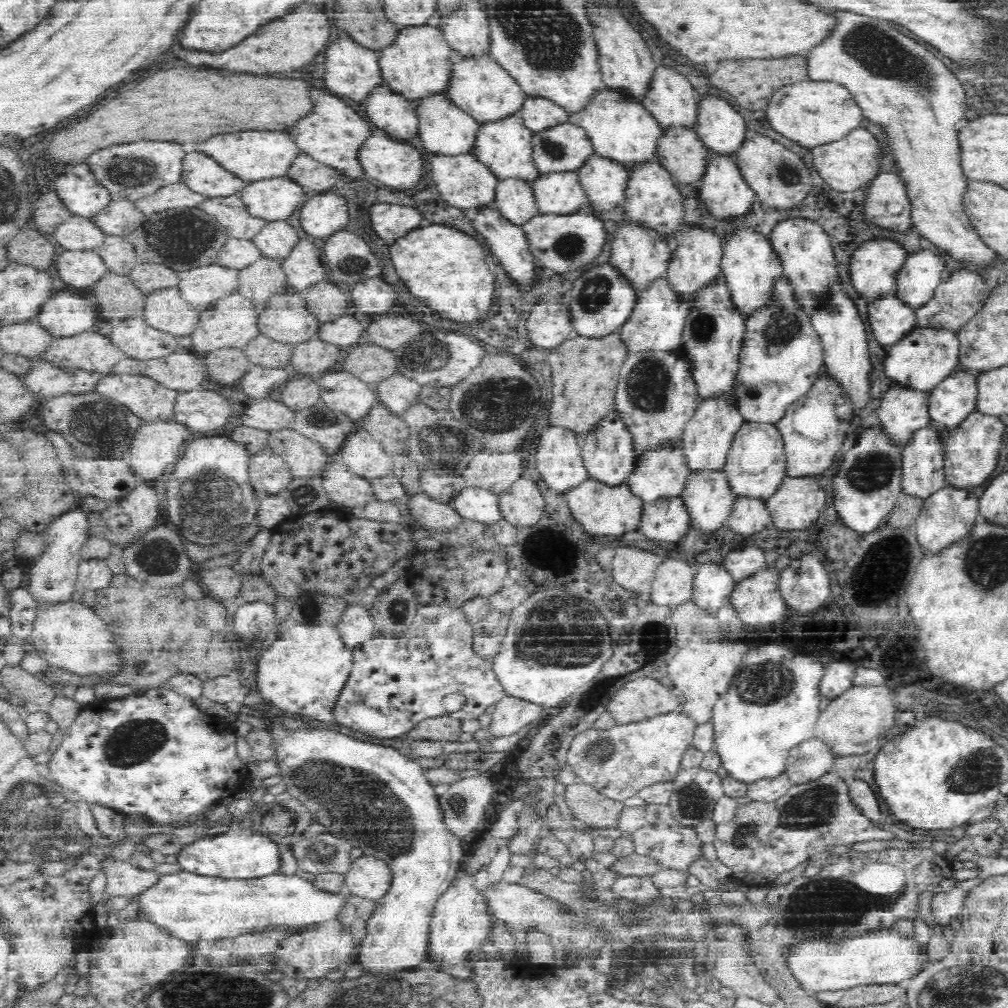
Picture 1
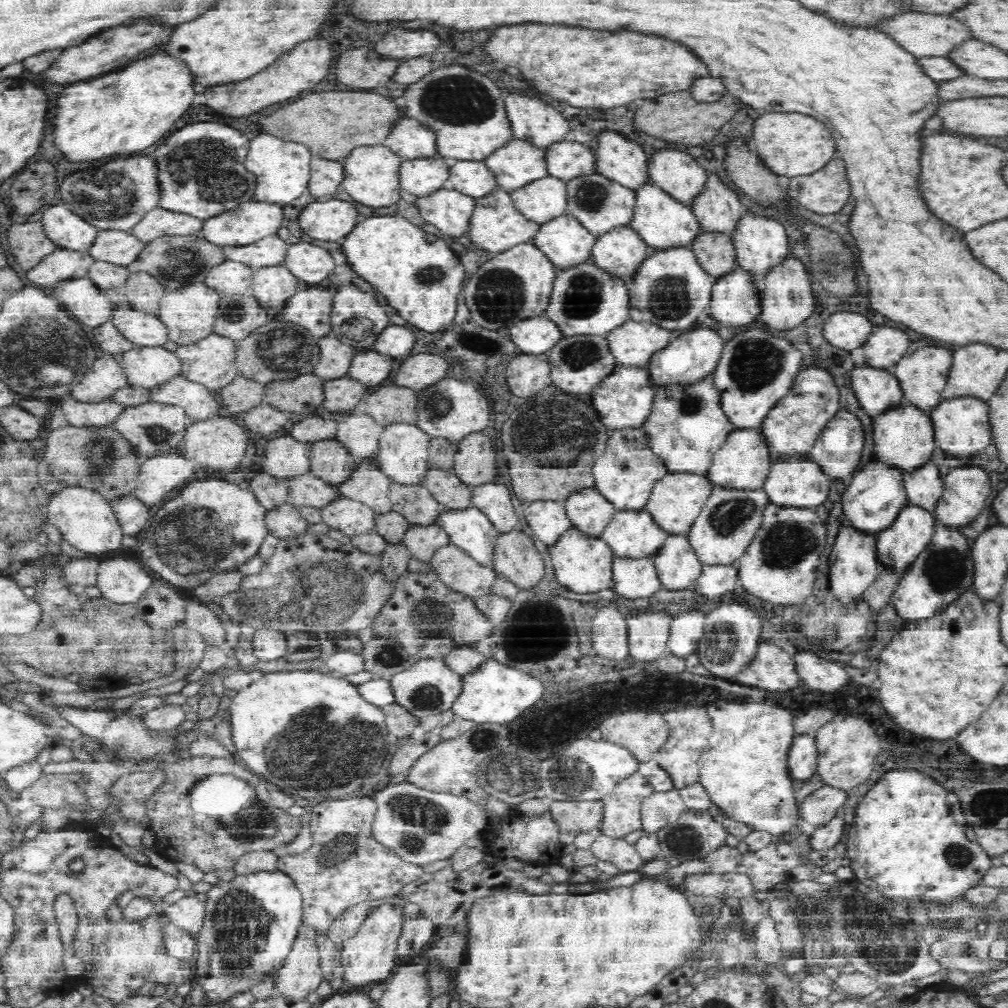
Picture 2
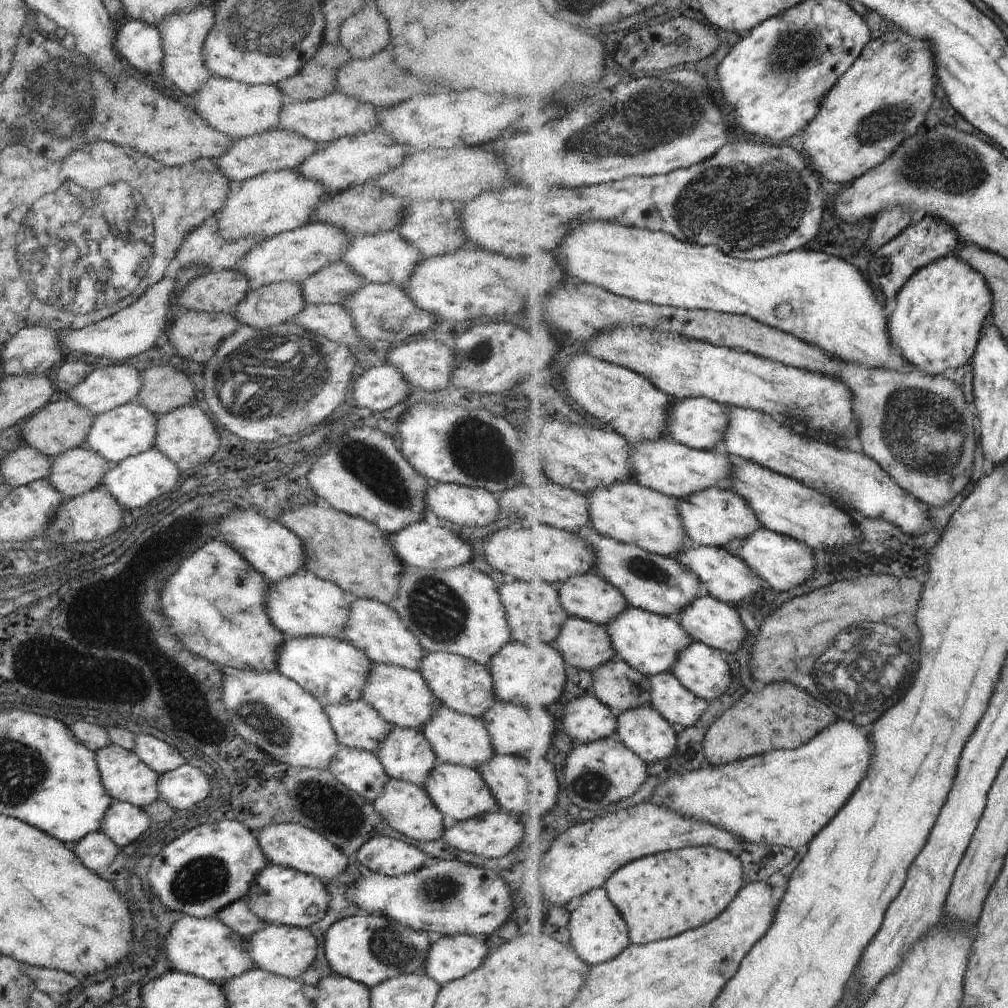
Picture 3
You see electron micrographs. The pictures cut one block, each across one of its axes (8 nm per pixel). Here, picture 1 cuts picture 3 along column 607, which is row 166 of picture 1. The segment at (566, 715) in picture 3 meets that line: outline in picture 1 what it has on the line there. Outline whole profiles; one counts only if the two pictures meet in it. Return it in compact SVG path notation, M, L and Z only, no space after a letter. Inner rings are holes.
M710 150L705 160L705 168L699 178L702 201L707 204L708 209L720 217L724 218L743 215L757 198L752 187L746 182L744 175L736 164L734 155L722 151Z

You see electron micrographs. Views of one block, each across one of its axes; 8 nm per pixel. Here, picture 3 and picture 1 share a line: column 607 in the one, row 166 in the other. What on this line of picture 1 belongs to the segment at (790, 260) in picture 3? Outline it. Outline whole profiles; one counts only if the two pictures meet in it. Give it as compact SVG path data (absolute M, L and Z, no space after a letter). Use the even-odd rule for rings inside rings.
M240 130L212 136L204 142L196 144L198 152L208 154L226 170L234 172L247 181L255 181L275 176L285 176L286 169L292 164L294 157L300 153L299 148L284 132L274 130Z

